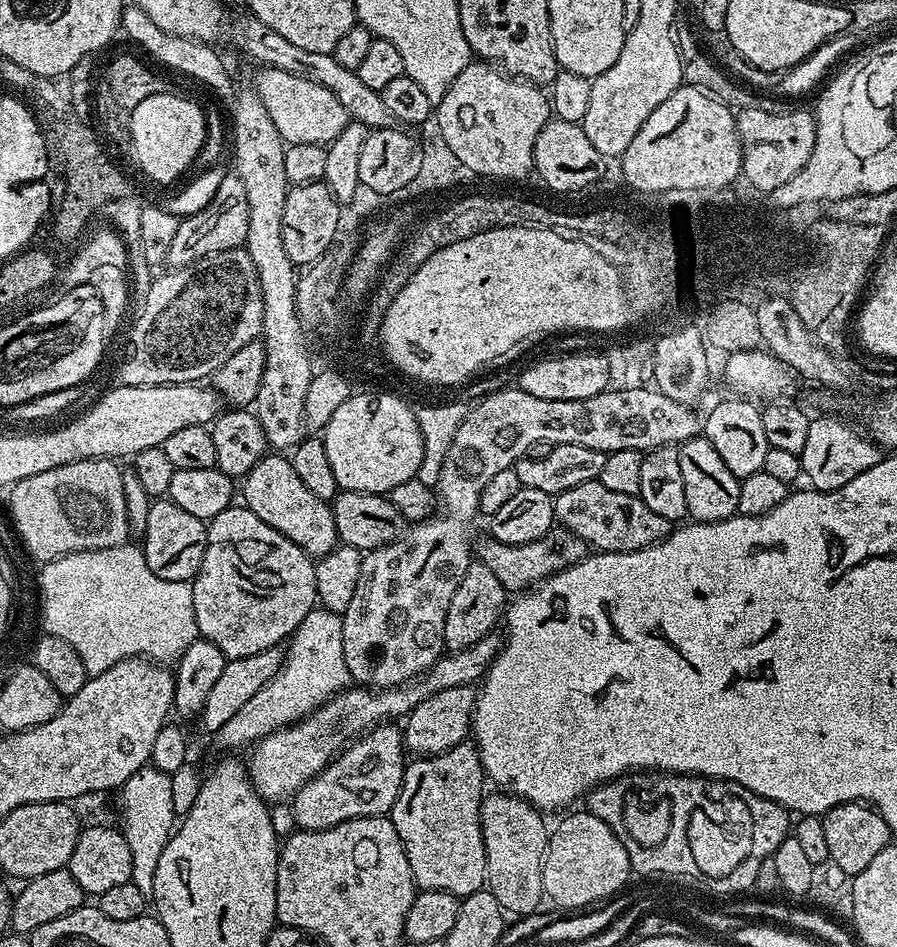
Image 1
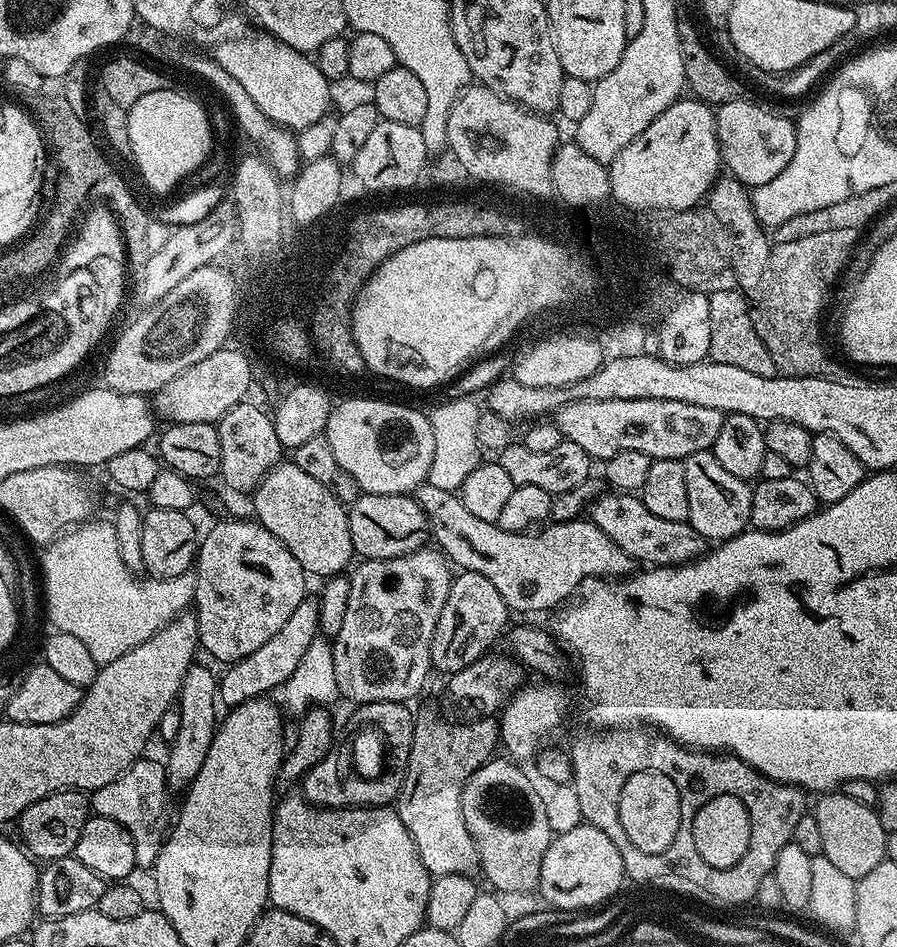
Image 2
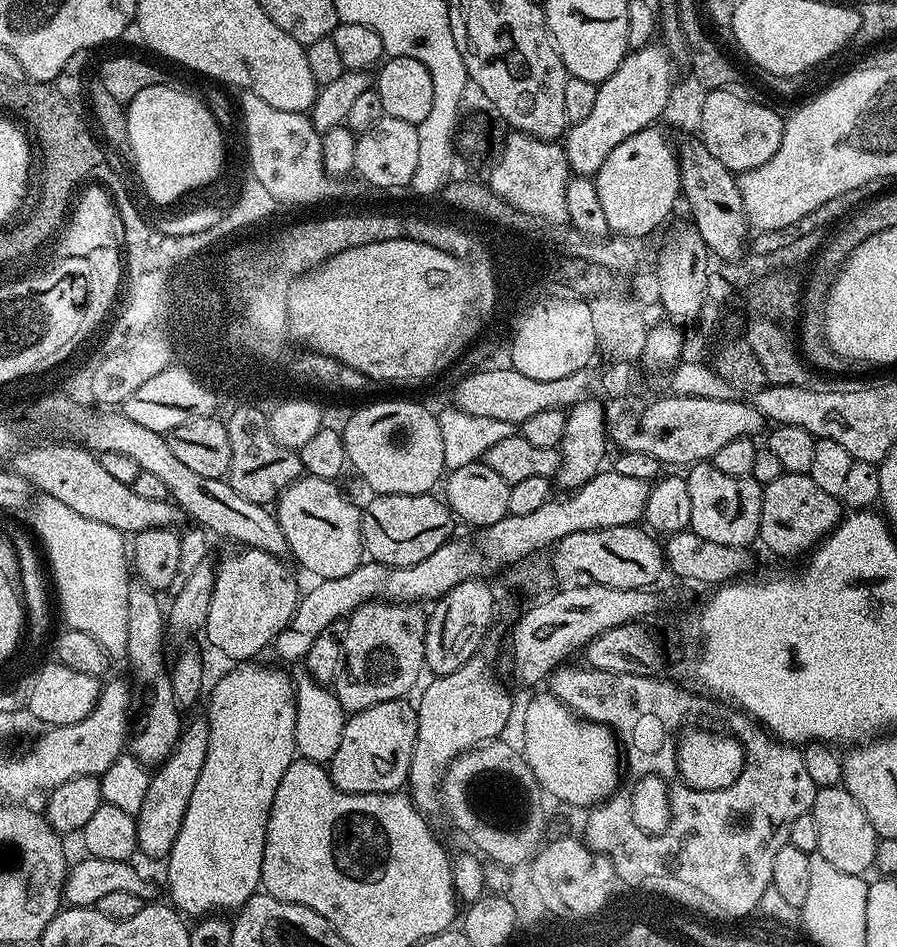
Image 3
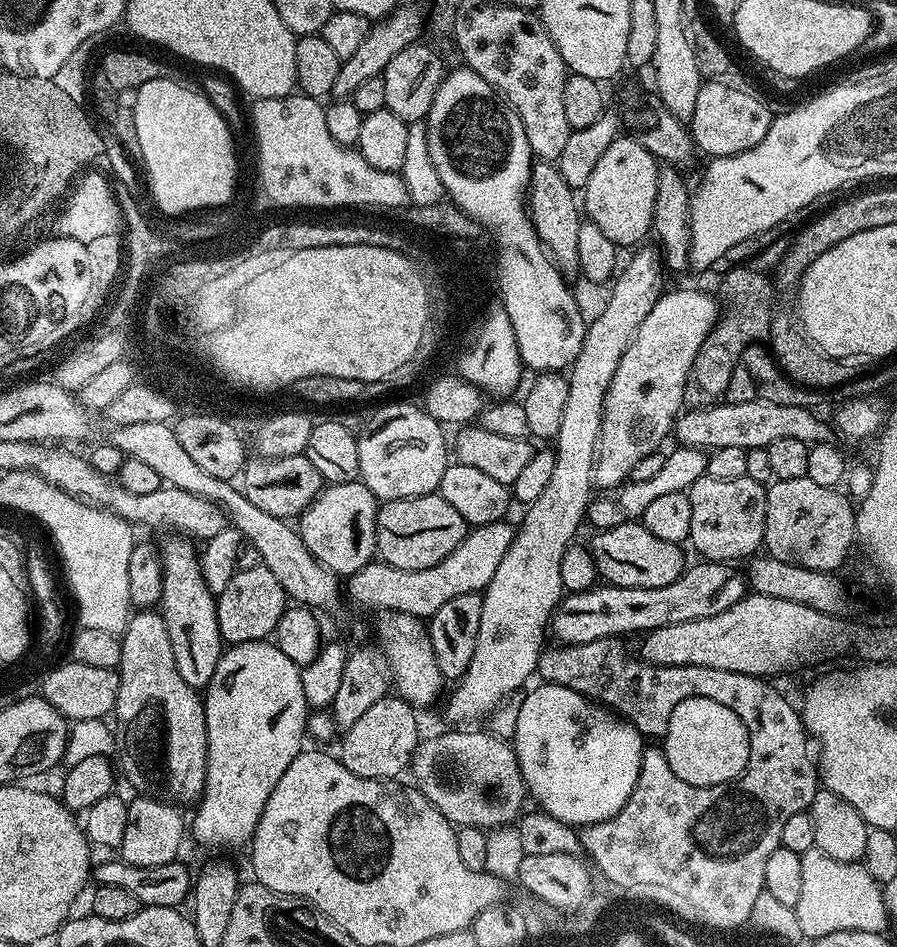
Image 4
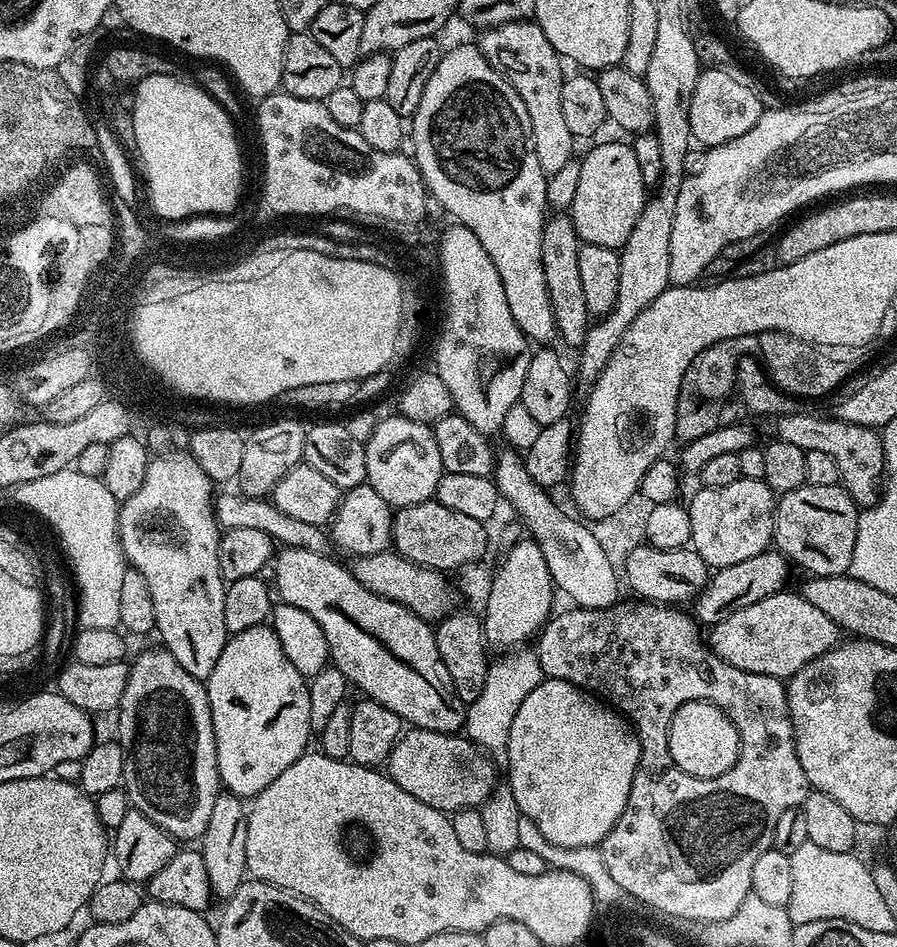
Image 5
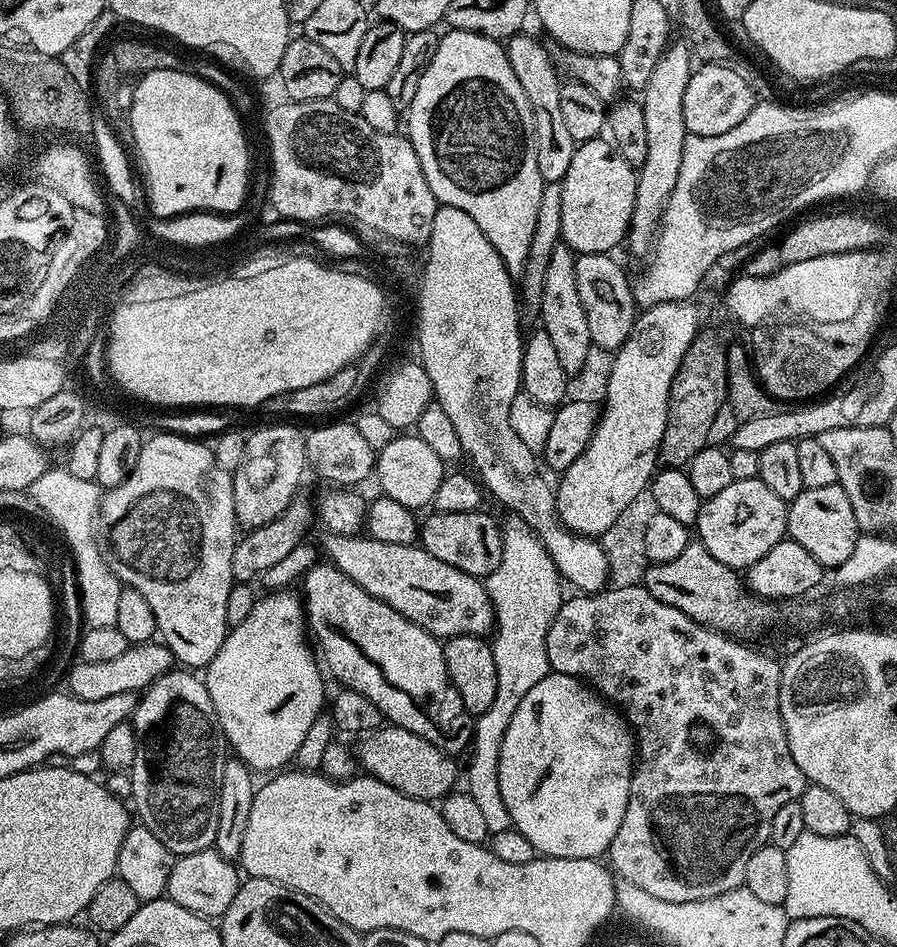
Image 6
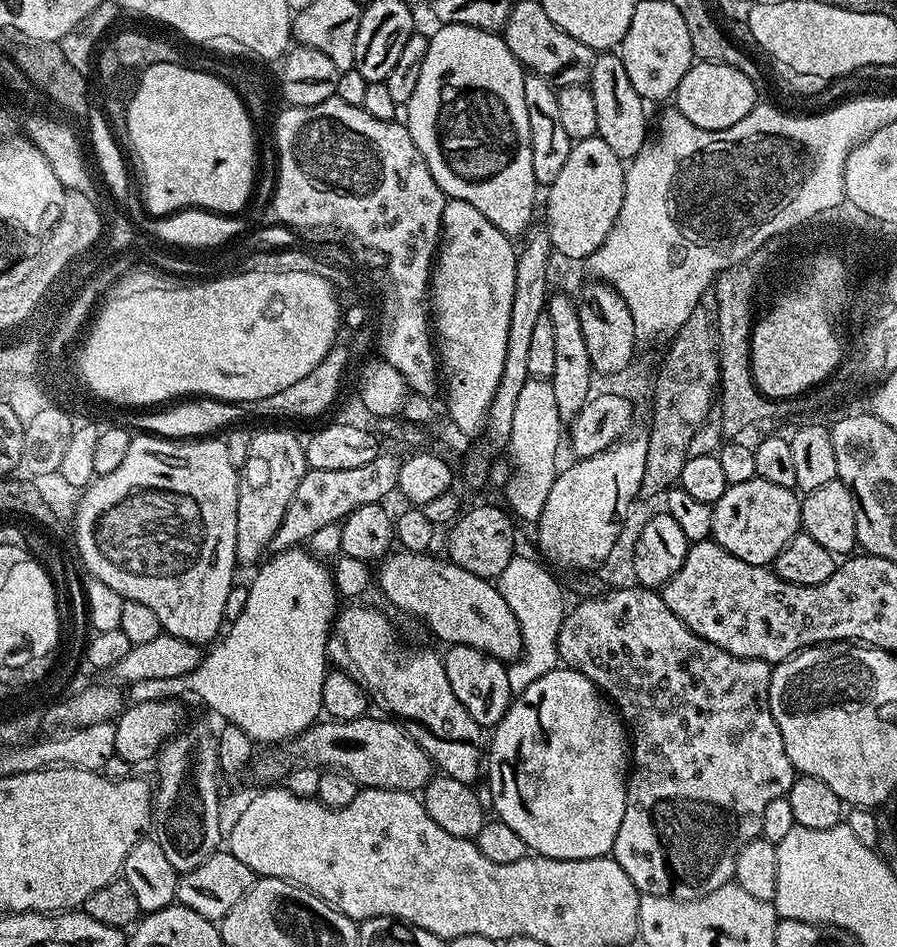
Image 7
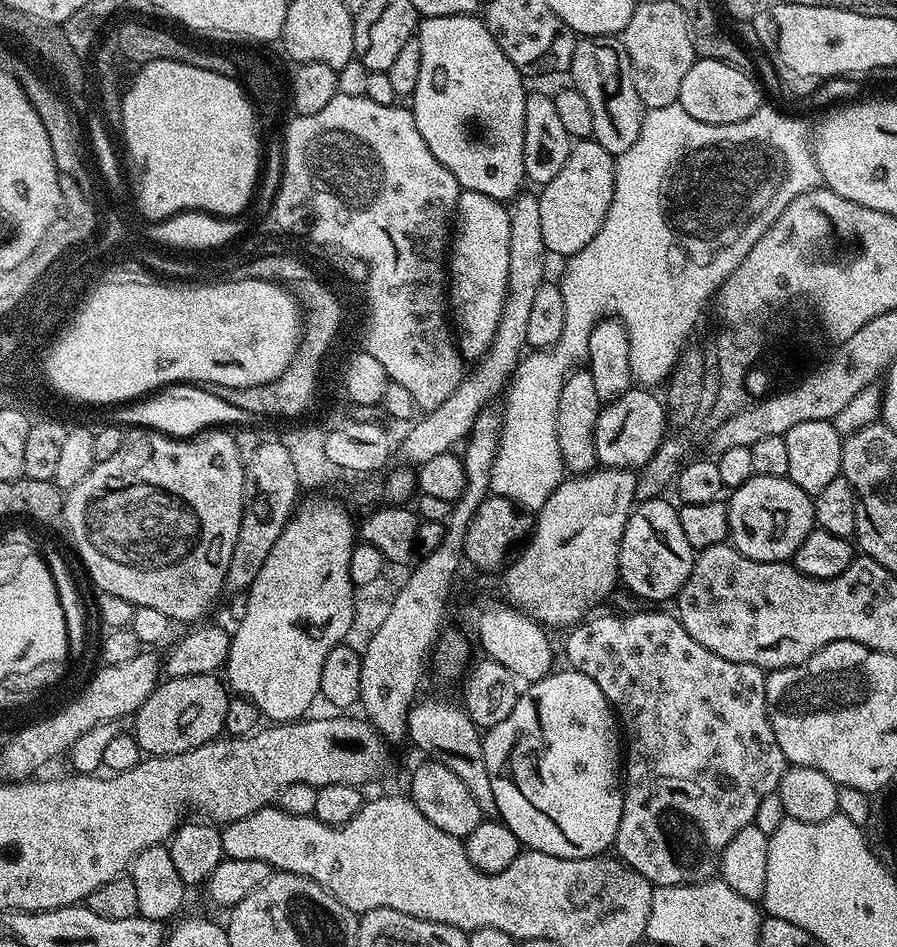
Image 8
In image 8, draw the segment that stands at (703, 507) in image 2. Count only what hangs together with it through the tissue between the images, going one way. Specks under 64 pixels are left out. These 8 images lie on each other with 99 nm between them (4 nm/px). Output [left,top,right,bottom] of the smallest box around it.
[728,475,816,562]

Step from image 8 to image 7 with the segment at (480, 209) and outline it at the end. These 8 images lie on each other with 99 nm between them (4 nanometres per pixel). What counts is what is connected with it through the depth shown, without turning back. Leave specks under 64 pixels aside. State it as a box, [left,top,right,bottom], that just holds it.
[430,200,517,438]

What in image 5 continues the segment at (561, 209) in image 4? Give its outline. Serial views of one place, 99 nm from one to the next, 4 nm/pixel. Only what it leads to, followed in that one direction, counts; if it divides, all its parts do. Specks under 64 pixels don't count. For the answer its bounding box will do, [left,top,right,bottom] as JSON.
[542,214,590,346]

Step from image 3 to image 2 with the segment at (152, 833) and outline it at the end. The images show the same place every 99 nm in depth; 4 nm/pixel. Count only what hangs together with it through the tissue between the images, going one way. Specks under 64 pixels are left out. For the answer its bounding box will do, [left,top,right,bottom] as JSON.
[164,662,218,793]

